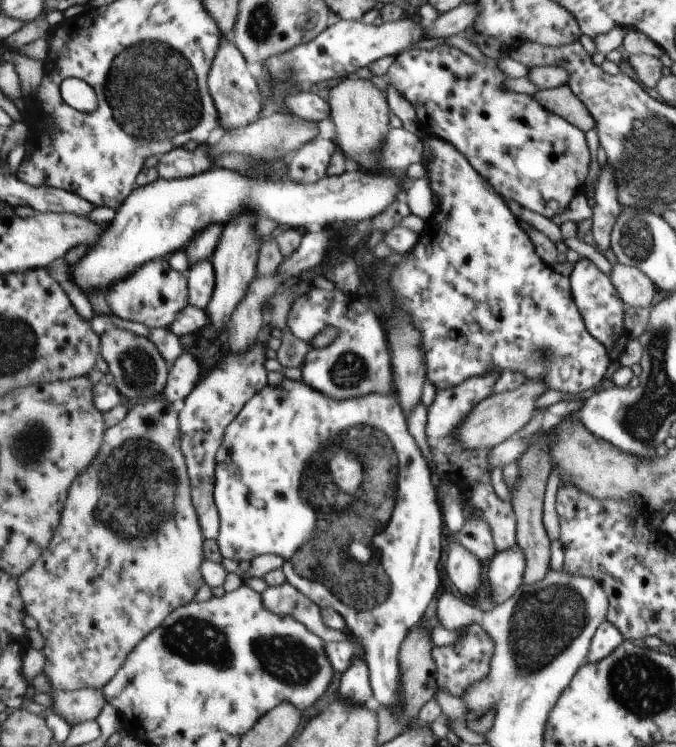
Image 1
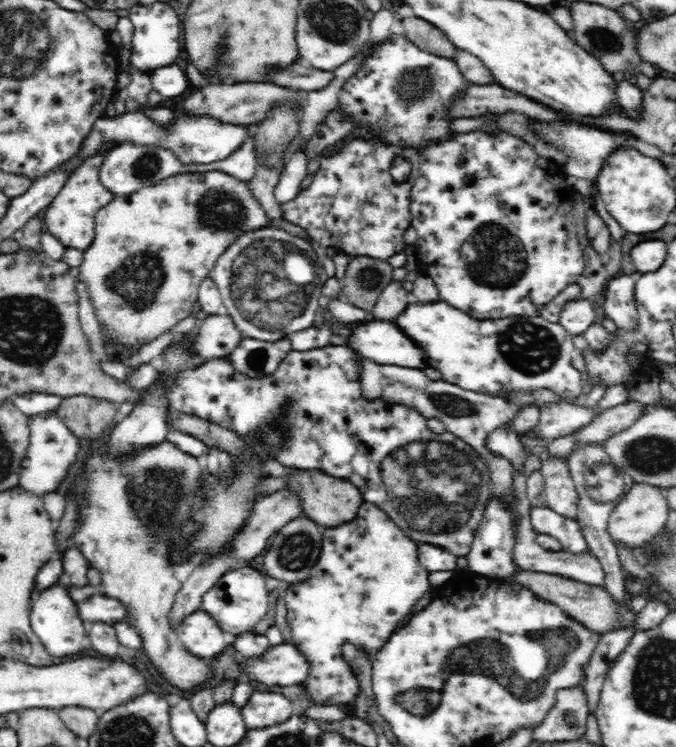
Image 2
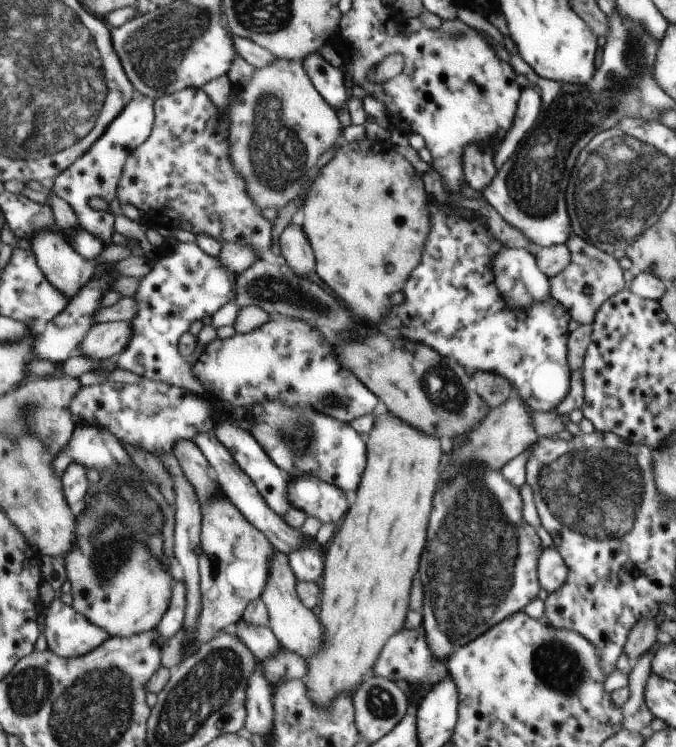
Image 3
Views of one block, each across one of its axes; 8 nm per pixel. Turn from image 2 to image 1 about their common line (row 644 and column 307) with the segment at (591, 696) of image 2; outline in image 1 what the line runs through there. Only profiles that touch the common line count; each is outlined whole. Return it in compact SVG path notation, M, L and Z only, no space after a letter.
M288 581L277 587L268 587L261 596L267 609L279 615L293 616L305 624L306 628L314 631L326 644L349 638L346 631L326 626L321 617L321 608Z

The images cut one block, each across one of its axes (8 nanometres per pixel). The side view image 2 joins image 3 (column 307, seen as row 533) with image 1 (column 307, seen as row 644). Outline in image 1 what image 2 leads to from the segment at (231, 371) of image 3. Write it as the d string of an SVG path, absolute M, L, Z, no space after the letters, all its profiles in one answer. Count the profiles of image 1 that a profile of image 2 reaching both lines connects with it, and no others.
M311 288L310 293L292 303L287 329L294 336L311 344L312 338L326 326L337 328L338 336L324 348L310 348L300 368L302 380L338 400L363 397L370 393L392 394L392 364L386 334L376 314L366 303L362 303L359 295Z

